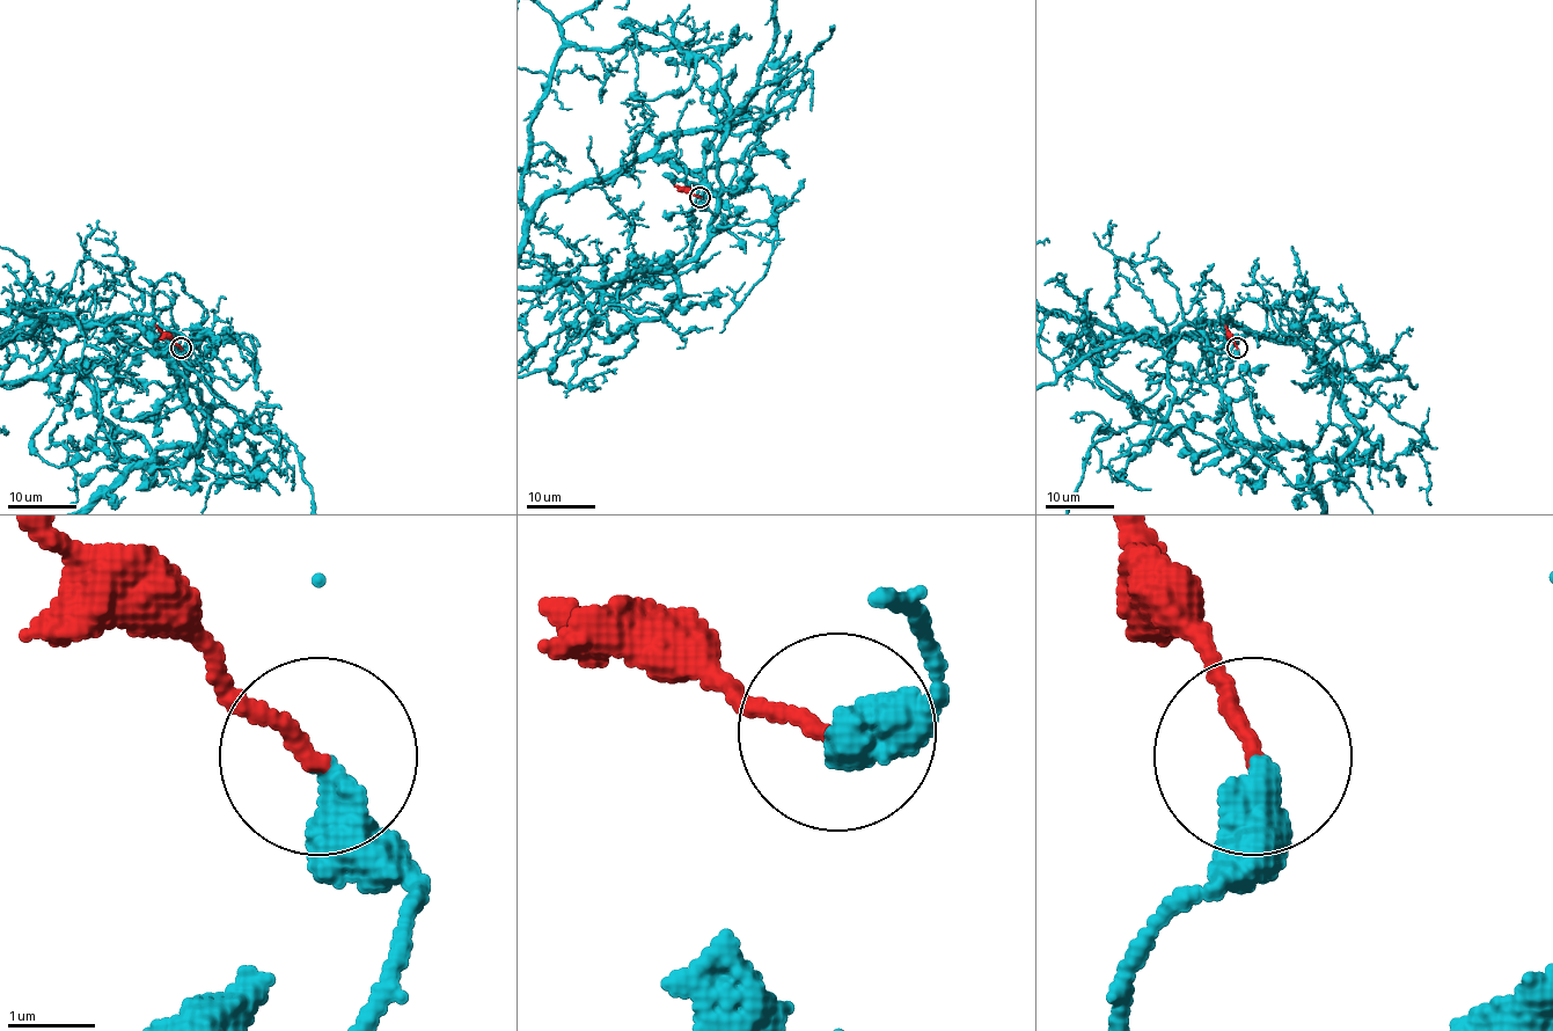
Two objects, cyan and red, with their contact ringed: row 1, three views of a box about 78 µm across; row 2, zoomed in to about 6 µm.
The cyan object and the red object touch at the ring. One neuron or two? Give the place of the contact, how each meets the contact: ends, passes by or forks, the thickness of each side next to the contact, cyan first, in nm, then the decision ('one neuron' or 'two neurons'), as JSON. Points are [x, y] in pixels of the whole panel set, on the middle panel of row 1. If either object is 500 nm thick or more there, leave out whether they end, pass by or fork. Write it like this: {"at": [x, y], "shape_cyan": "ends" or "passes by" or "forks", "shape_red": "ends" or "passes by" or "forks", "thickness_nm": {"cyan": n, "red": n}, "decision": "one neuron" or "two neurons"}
{"at": [700, 197], "shape_cyan": "ends", "shape_red": "ends", "thickness_nm": {"cyan": 400, "red": 180}, "decision": "one neuron"}

